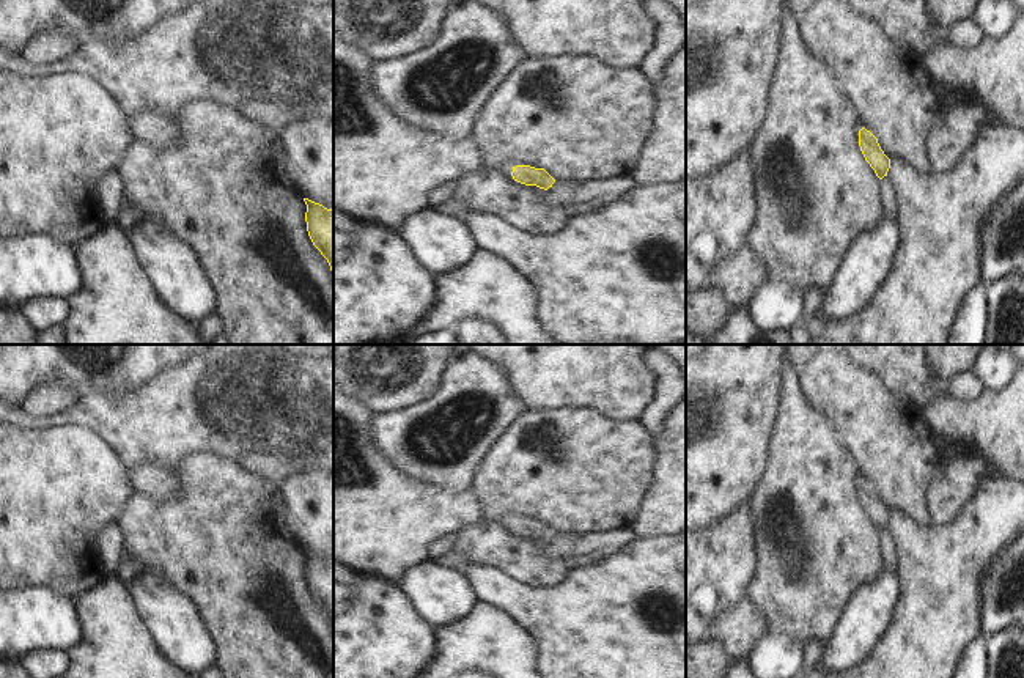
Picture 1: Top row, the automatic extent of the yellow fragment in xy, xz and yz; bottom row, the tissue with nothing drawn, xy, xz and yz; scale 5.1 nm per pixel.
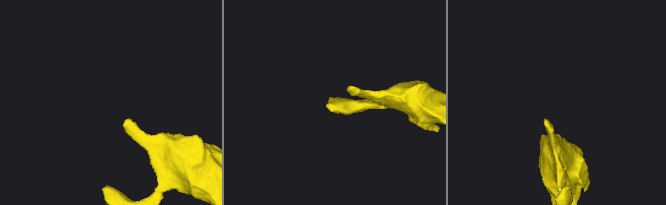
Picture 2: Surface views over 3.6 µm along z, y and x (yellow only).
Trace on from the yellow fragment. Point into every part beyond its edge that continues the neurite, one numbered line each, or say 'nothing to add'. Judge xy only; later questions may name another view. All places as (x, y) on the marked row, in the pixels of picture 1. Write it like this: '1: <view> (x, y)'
nothing to add

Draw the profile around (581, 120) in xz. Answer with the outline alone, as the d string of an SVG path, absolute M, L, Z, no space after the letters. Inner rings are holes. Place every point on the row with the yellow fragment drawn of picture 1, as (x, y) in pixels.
M591 55L524 57L486 99L470 137L481 153L483 168L530 165L544 168L555 181L602 181L628 175L634 168L653 131L654 110L653 87L637 68L612 68Z

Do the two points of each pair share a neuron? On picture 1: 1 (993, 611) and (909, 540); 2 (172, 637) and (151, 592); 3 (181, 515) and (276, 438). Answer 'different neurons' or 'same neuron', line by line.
1: different neurons
2: same neuron
3: different neurons

